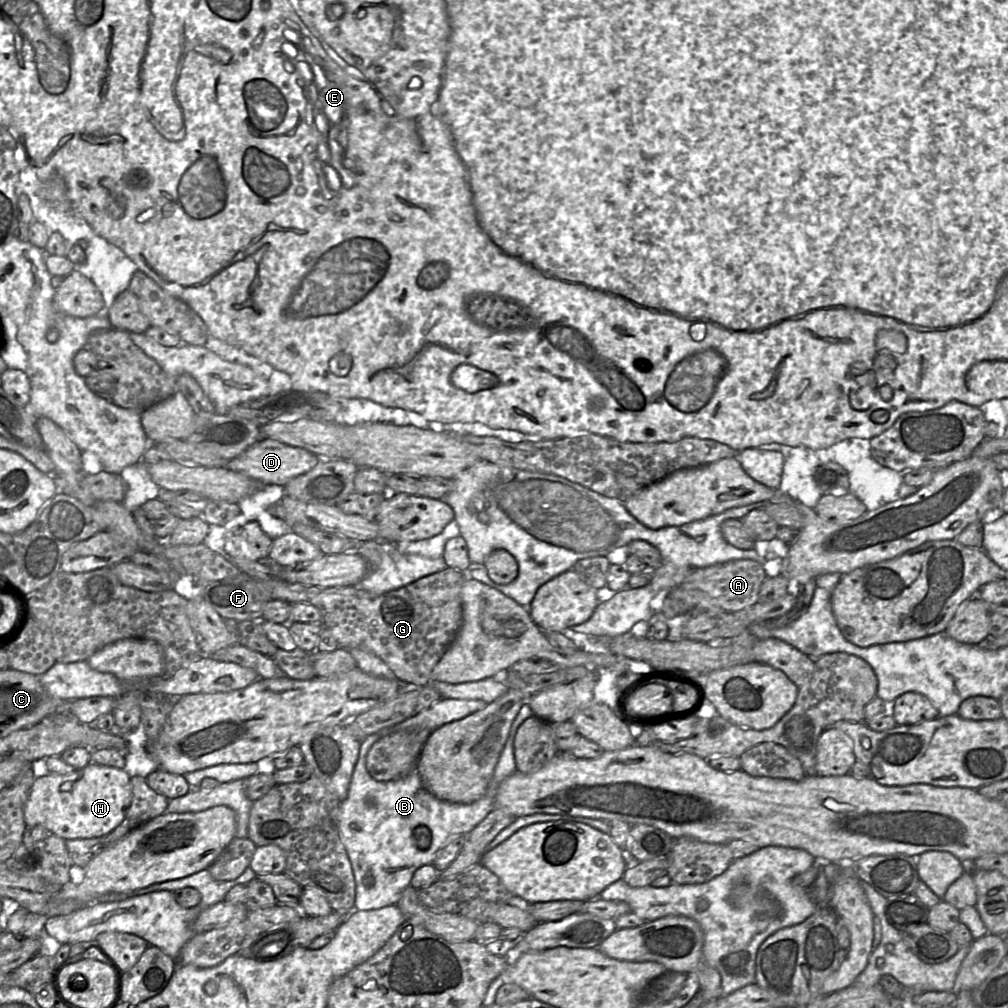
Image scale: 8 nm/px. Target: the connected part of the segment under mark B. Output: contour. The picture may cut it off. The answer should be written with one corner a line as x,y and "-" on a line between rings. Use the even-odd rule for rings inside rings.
441,698
415,716
371,734
361,741
348,795
340,802
338,809
339,835
351,862
356,883
355,910
379,909
395,905
403,891
411,885
413,875
418,868
432,864
436,853
450,840
458,836
467,836
492,812
499,785
517,771
514,759
514,740
517,731
526,719
533,716
533,712
528,702
521,707
512,723
485,795
470,804
437,799
424,788
416,769
399,780
387,782
374,780
366,769
368,751
381,737
398,731
428,730
432,733
444,724
461,720
486,708
487,705
481,700
-
419,825
428,827
431,832
431,844
426,850
418,849
413,840
413,830

